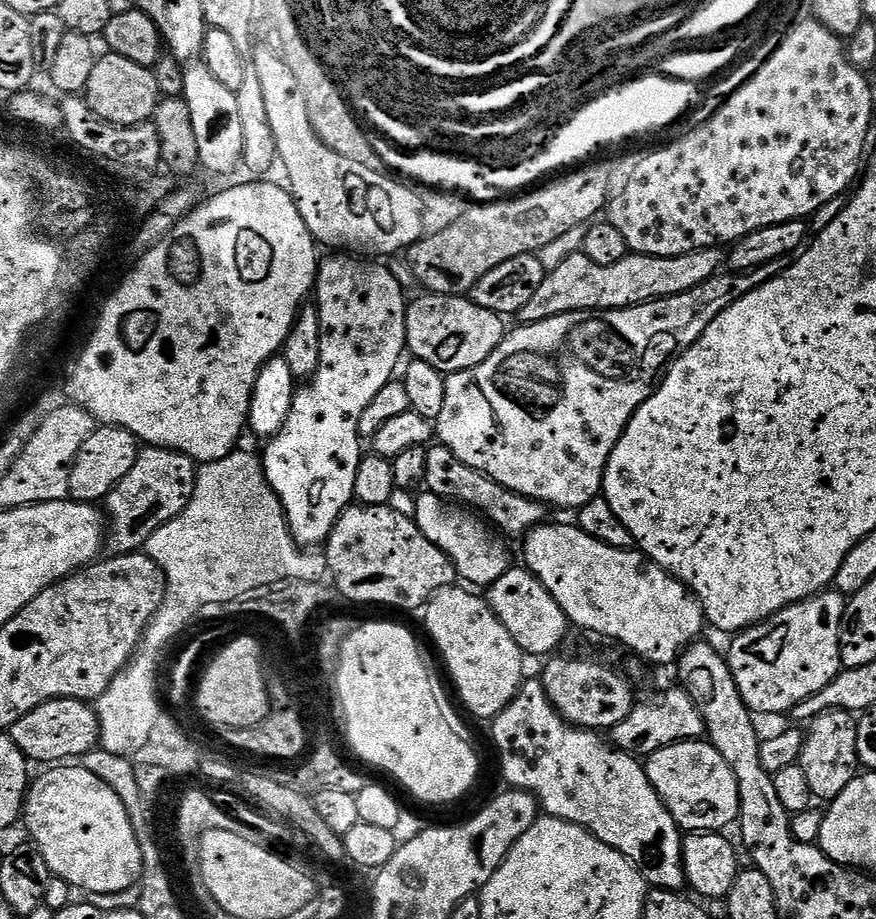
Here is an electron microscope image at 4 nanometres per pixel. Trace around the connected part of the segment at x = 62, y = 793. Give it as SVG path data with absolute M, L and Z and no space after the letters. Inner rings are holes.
M52 766L44 772L40 777L33 779L28 786L28 794L24 797L24 811L22 813L22 824L28 827L28 832L32 835L31 843L42 854L42 858L46 858L46 866L51 870L53 877L58 880L65 880L68 887L73 890L81 890L84 894L114 894L116 891L124 891L128 887L134 887L138 884L143 874L143 856L140 849L141 840L135 837L137 825L132 822L129 805L122 802L122 798L118 798L118 794L114 794L114 790L110 790L110 786L106 786L97 776L90 770L79 766Z

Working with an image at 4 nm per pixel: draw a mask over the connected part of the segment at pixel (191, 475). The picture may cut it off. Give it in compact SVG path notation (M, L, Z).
M141 447L137 451L134 466L130 466L130 474L126 474L126 478L122 478L122 482L110 490L106 501L107 551L114 556L141 551L154 530L186 510L194 494L197 471L195 460L175 452L173 448Z

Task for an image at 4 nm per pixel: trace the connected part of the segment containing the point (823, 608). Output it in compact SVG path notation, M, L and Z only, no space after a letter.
M835 590L817 592L816 595L810 598L800 600L796 604L791 604L782 610L778 610L773 616L761 622L761 624L756 624L753 628L746 628L743 632L731 637L732 645L729 646L728 652L726 648L726 659L730 666L730 674L734 674L734 686L738 686L738 694L742 694L742 702L748 707L749 712L753 714L765 712L768 716L776 716L779 712L788 714L791 713L794 706L798 706L798 702L802 702L806 698L818 694L818 690L822 690L822 686L830 686L832 679L842 670L840 663L840 627L842 626L842 618L844 617L845 603L846 598L841 592Z

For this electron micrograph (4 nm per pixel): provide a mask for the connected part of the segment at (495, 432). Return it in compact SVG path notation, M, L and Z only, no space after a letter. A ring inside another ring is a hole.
M787 259L775 260L774 262L766 262L749 272L729 271L728 276L717 274L682 294L674 294L661 300L647 300L646 303L636 304L633 308L564 312L561 316L546 318L542 322L520 324L516 326L513 332L511 329L505 335L502 343L490 354L490 358L486 358L486 362L482 362L477 368L467 368L465 372L450 372L445 375L446 399L442 405L442 414L438 414L438 418L434 421L435 439L444 444L446 450L450 450L454 454L454 458L458 458L458 462L466 462L466 466L486 474L491 480L498 482L498 486L506 486L506 490L510 490L514 494L522 494L549 509L569 508L569 510L575 510L586 506L586 502L590 502L595 496L601 495L604 486L604 471L614 446L620 441L620 436L626 430L632 415L651 398L668 365L676 357L681 356L687 348L694 346L694 342L698 342L698 338L702 338L706 326L710 326L710 322L714 322L714 318L718 318L718 314L725 312L734 302L738 302L758 286L762 286L768 280L773 280L775 276L782 275L788 265Z

